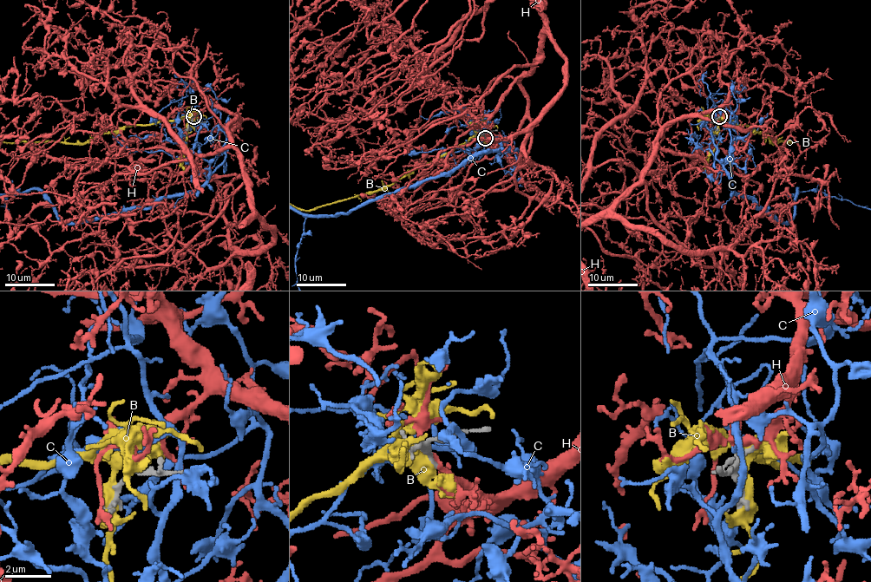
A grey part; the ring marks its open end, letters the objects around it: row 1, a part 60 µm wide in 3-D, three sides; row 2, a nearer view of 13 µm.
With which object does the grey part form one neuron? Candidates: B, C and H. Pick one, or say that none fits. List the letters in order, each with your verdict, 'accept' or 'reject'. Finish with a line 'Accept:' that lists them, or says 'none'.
B: reject
C: reject
H: accept
Accept: H

